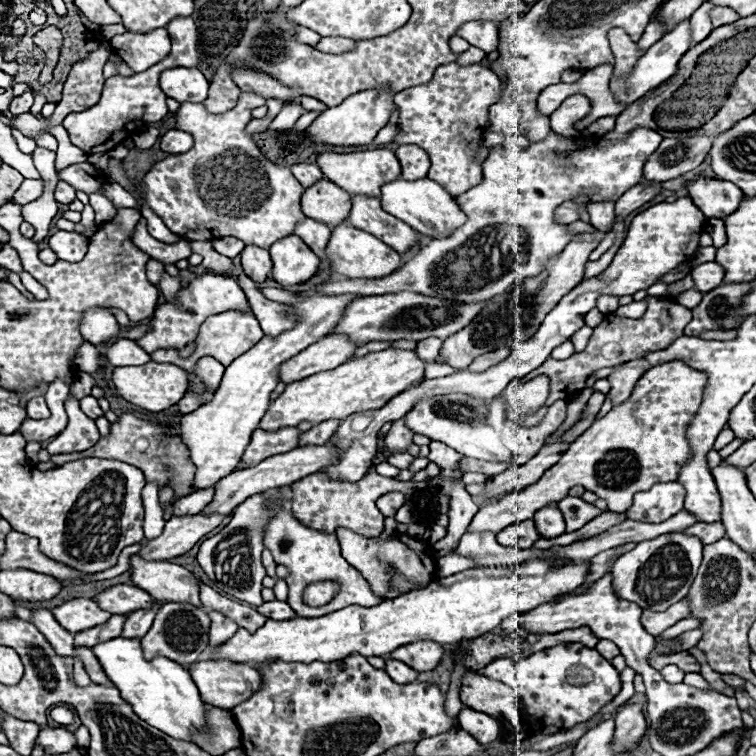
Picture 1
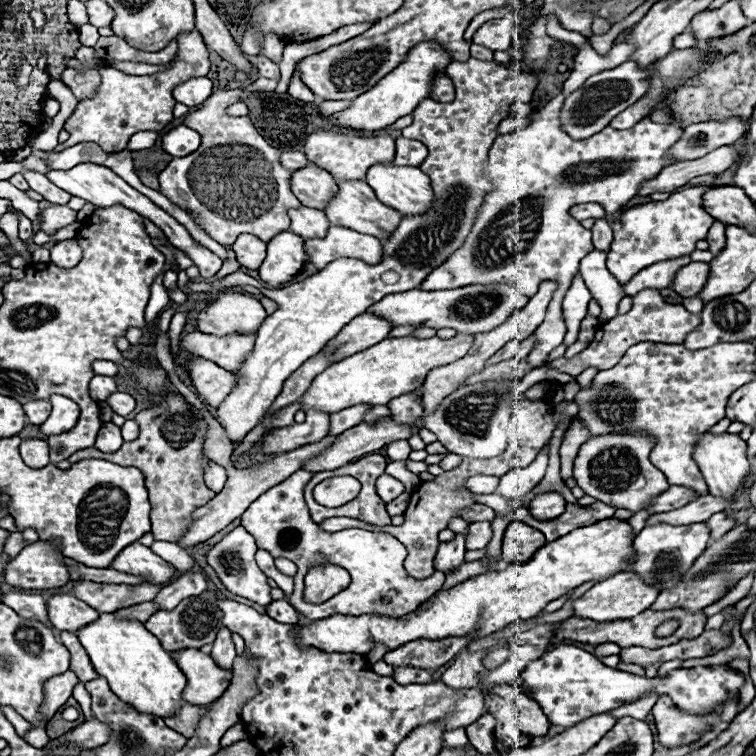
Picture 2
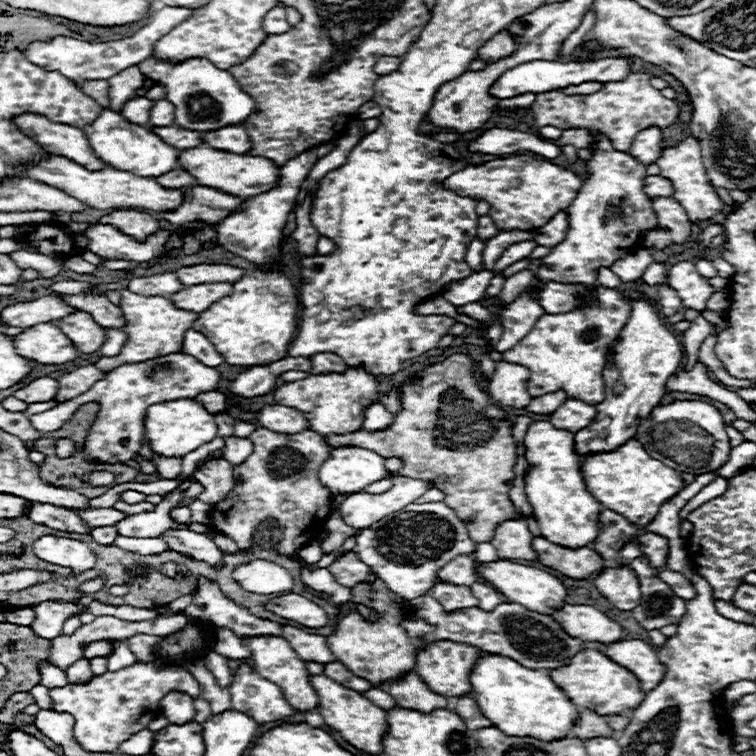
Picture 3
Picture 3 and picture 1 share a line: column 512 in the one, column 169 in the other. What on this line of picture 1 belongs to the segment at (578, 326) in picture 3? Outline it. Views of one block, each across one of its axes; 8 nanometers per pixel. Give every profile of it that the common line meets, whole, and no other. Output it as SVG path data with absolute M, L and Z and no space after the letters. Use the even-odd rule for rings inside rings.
M228 310L228 312L222 312L222 314L216 314L216 316L210 316L202 326L200 326L200 332L198 332L198 338L196 338L196 342L198 342L198 348L196 348L196 352L190 356L190 358L180 358L178 356L178 352L174 350L174 348L160 348L160 350L156 350L156 352L152 352L150 354L150 358L152 360L164 360L164 362L172 362L172 364L176 364L176 366L180 366L180 368L184 368L186 372L188 372L188 384L190 384L190 392L196 392L196 394L200 394L200 398L202 398L202 404L204 402L208 402L208 400L212 400L212 396L214 396L214 390L208 390L208 388L204 388L204 382L196 376L196 364L198 364L198 360L200 358L204 358L204 356L212 356L212 358L216 358L216 360L220 360L220 364L224 364L224 366L228 366L232 360L236 360L236 356L240 356L240 354L244 354L244 352L248 352L248 348L252 348L252 344L256 344L256 340L260 340L264 336L264 332L262 332L262 328L260 328L260 324L258 324L258 320L250 314L250 312L236 312L236 310Z

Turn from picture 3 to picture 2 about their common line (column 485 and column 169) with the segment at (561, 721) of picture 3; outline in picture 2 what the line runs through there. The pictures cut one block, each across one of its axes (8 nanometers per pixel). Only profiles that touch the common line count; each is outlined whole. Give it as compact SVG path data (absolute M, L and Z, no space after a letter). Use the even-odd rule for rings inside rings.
M102 612L98 620L76 630L82 646L86 648L94 670L104 676L112 688L112 692L134 706L138 712L156 714L160 718L172 716L182 700L182 690L186 686L186 678L172 660L170 652L162 650L158 638L144 628L138 620L120 620L114 614Z

